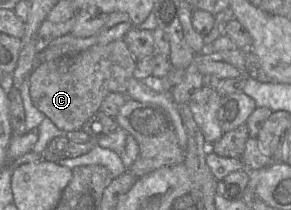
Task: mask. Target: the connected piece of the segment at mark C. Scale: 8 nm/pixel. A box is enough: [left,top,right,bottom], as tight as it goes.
[29,39,136,132]

